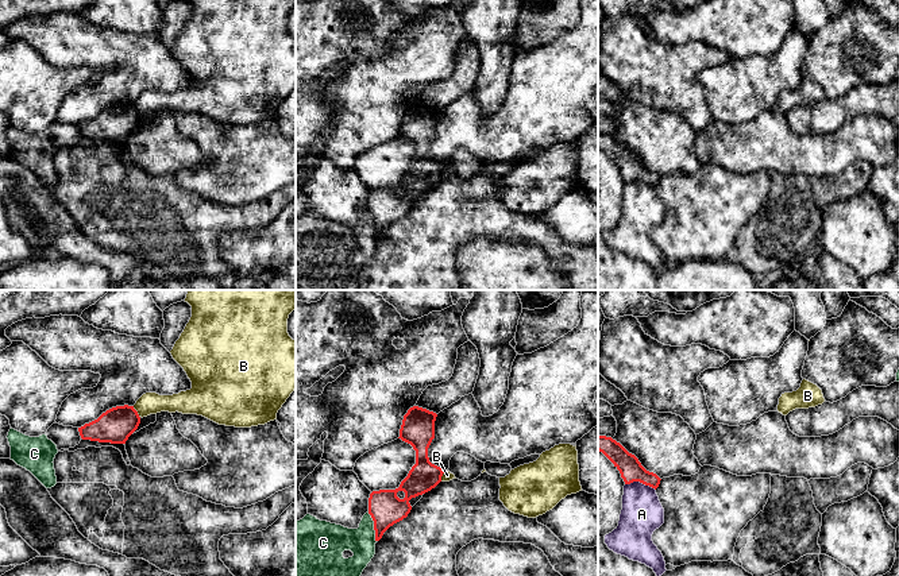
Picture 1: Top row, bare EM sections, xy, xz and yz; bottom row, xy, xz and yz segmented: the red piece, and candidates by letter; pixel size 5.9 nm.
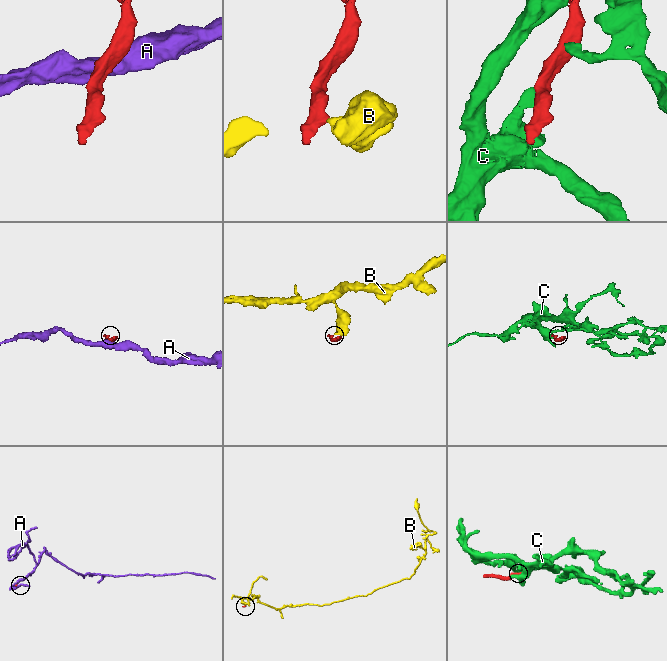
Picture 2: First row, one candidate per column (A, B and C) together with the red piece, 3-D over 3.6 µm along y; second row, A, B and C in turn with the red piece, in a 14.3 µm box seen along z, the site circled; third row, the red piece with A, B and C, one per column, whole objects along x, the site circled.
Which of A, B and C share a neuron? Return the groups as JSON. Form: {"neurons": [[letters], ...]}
{"neurons": [["A"], ["B"], ["C"]]}

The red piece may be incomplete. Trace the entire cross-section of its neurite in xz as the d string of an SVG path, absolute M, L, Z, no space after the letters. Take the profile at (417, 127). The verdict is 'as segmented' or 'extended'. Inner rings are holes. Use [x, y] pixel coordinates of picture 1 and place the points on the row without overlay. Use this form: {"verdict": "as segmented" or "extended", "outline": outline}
{"verdict": "as segmented", "outline": "M413 104L404 113L400 127L402 139L416 148L416 162L396 188L373 189L369 196L369 212L374 219L375 239L394 221L408 214L412 208L409 198L435 186L444 167L432 162L428 146L435 136L435 119L437 112Z"}

